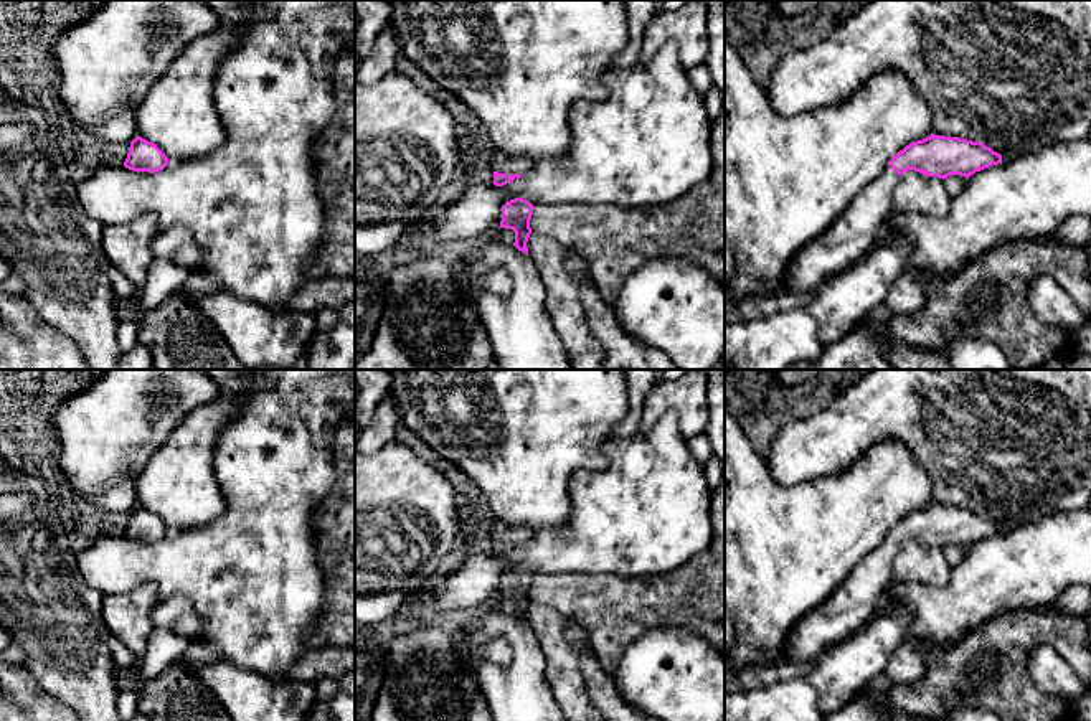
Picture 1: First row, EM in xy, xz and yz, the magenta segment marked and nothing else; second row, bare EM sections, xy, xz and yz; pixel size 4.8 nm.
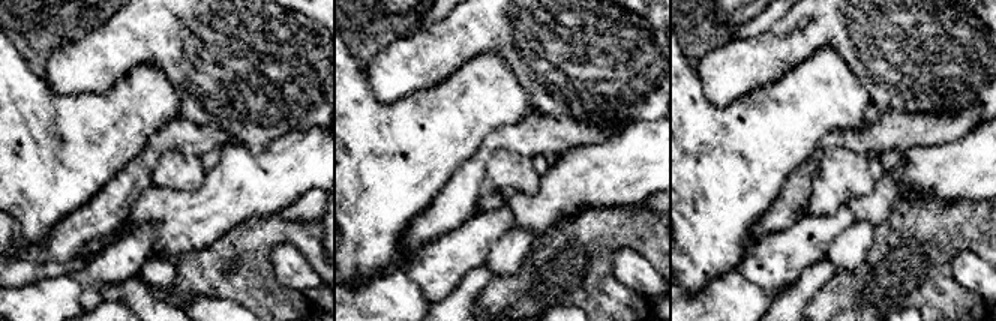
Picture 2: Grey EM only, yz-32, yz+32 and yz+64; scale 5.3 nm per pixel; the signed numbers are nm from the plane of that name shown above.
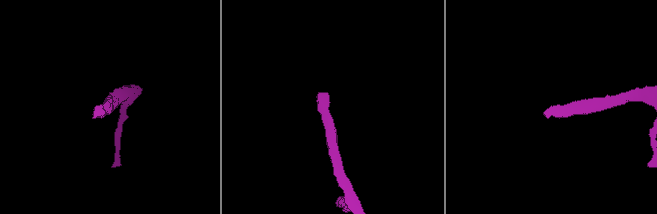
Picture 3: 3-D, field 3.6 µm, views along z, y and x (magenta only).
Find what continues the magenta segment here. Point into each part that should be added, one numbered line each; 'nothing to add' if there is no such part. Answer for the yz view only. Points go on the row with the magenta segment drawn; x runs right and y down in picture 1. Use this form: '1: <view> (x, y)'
1: yz (849, 240)

